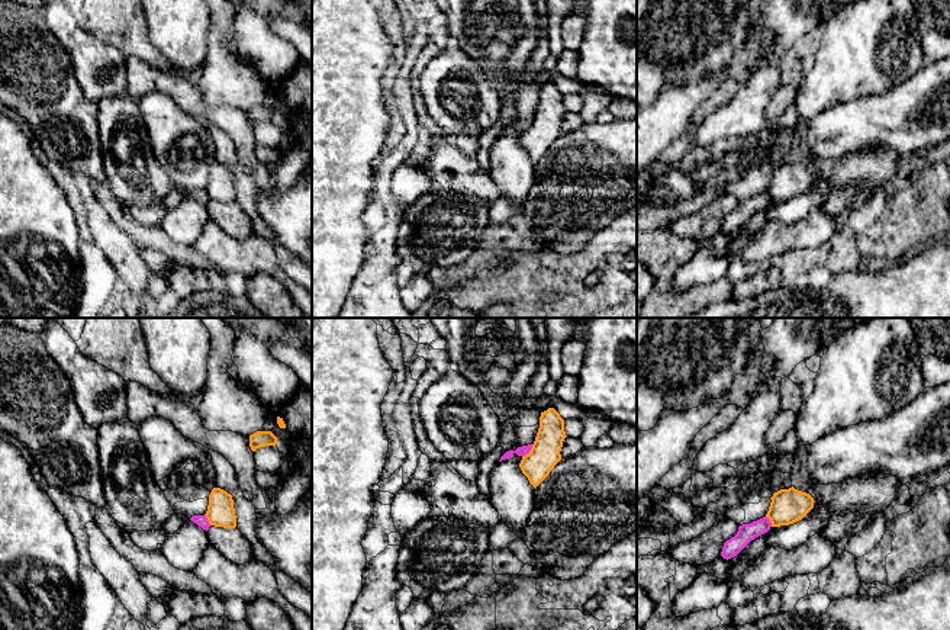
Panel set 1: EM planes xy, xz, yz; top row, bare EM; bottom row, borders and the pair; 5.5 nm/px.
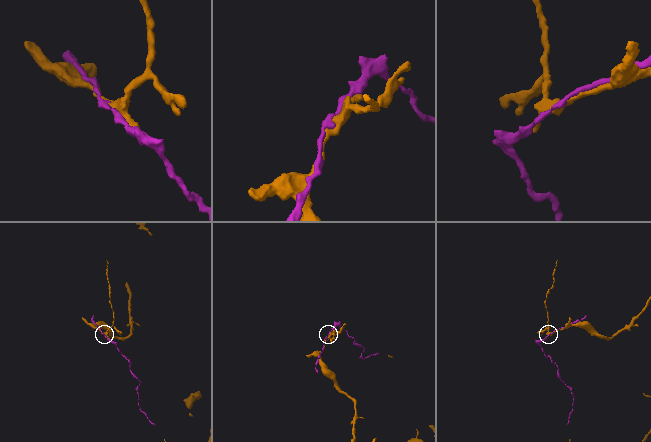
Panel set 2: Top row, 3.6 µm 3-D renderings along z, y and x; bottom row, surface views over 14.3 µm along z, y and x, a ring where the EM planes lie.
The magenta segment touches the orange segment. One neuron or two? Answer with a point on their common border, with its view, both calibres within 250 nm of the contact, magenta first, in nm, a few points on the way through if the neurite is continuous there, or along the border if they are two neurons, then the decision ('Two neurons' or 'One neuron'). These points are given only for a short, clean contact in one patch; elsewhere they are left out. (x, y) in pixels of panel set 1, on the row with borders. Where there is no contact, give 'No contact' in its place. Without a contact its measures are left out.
Touches magenta at xz (528, 452). Thickness 50 nm (magenta) against 160 nm. Two neurons

